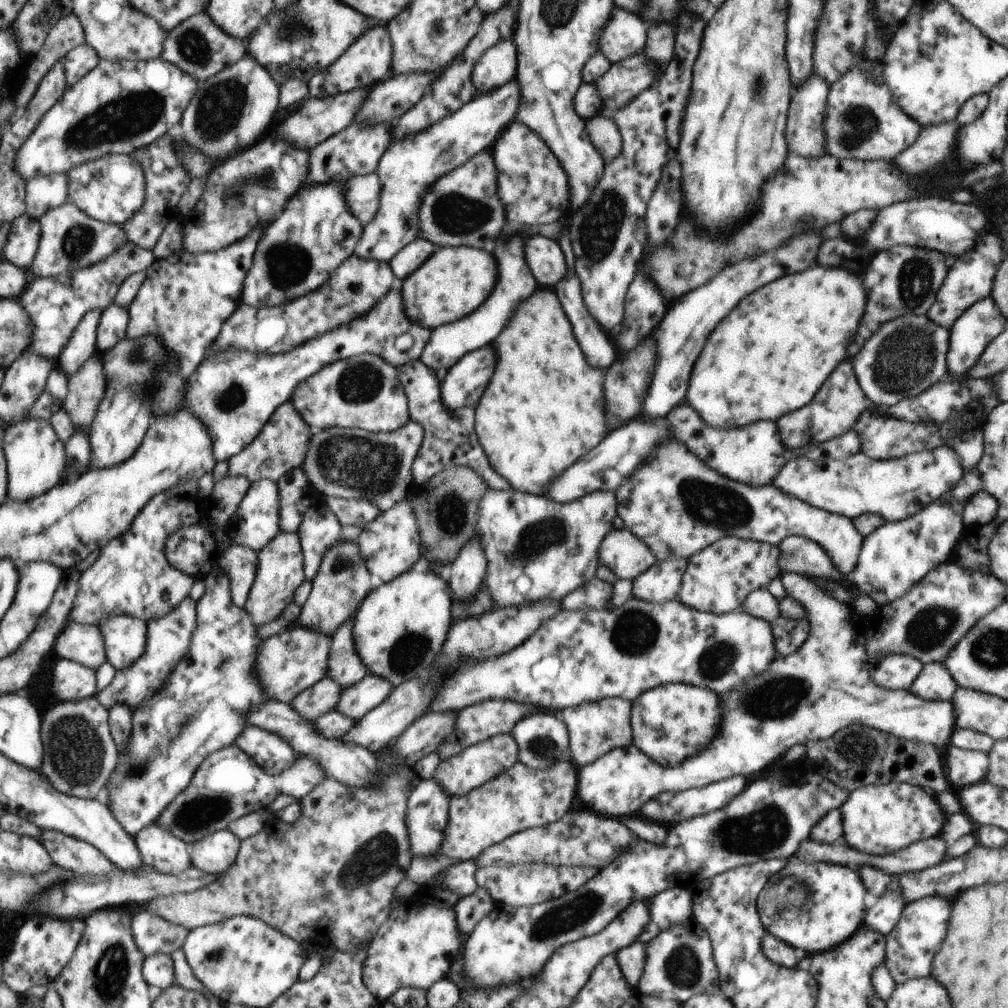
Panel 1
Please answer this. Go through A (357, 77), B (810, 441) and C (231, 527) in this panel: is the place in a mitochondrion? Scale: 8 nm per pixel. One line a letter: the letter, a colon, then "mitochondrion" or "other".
A: other
B: other
C: other

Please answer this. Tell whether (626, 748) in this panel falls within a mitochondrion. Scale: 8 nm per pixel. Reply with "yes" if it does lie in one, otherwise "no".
no

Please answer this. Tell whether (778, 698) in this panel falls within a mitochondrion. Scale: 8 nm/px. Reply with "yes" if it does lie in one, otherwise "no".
yes

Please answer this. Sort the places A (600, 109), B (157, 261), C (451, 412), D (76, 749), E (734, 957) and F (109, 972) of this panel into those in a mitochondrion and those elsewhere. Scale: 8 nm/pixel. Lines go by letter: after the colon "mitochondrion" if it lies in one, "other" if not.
A: other
B: other
C: other
D: mitochondrion
E: mitochondrion
F: mitochondrion

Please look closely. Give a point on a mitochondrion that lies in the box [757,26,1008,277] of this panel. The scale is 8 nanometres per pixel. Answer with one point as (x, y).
(860, 127)

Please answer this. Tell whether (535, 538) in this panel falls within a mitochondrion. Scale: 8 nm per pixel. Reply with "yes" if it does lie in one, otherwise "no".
yes

